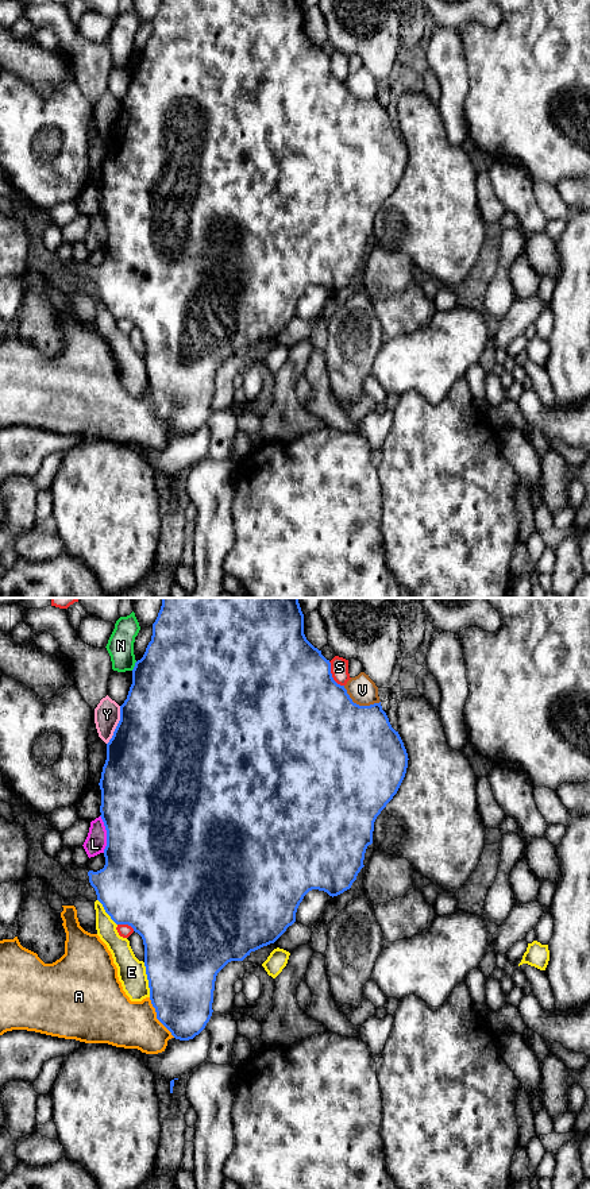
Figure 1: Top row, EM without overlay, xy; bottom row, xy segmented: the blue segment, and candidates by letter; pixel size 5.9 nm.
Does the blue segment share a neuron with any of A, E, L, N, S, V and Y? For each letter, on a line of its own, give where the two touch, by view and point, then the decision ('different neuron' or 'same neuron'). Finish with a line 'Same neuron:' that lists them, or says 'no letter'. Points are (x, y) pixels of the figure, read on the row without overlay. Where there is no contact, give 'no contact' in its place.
A: xy (157, 413) | different neuron
E: xy (147, 374) | different neuron
L: xy (107, 230) | different neuron
N: xy (135, 61) | different neuron
S: xy (331, 70) | different neuron
V: xy (358, 100) | different neuron
Y: xy (118, 120) | different neuron
Same neuron: no letter

